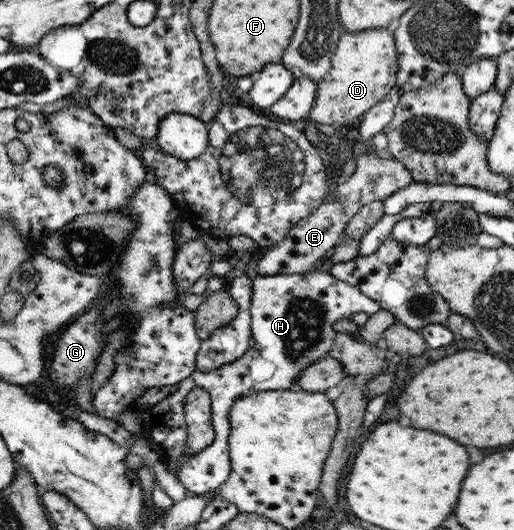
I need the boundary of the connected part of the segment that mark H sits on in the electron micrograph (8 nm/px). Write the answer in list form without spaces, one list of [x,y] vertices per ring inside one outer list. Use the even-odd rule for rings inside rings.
[[[318,269],[305,273],[277,274],[252,277],[250,298],[252,341],[248,350],[234,362],[210,372],[195,372],[178,384],[178,390],[149,407],[154,423],[148,432],[155,435],[156,451],[163,460],[181,458],[175,462],[176,477],[184,485],[187,494],[204,495],[221,489],[232,471],[228,436],[230,436],[230,408],[234,401],[248,394],[268,390],[296,389],[296,380],[314,362],[328,357],[334,346],[336,332],[334,322],[354,313],[372,315],[381,306],[358,287],[334,278],[328,271]],[[202,388],[210,393],[210,420],[214,440],[199,454],[188,457],[184,453],[188,441],[188,424],[185,420],[185,404],[190,392]]]

